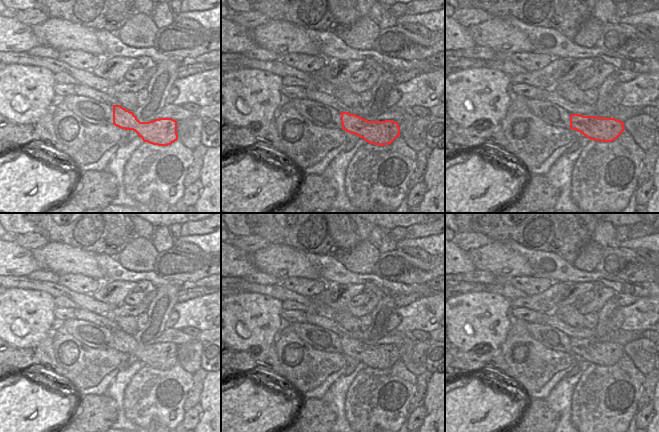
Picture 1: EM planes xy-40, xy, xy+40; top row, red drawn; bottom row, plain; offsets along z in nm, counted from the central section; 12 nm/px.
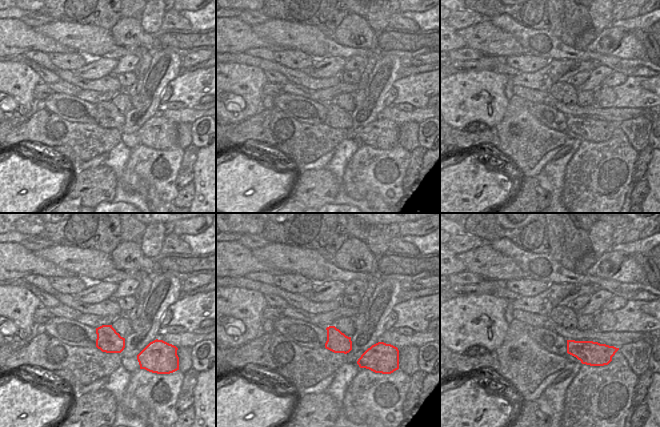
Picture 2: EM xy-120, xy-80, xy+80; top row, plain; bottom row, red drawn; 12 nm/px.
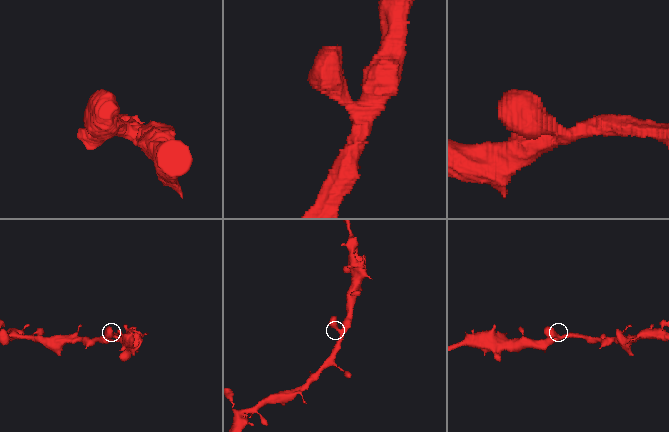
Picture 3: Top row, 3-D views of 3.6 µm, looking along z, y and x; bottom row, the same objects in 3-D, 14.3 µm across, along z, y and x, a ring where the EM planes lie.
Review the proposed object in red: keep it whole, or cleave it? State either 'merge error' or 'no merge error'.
no merge error

